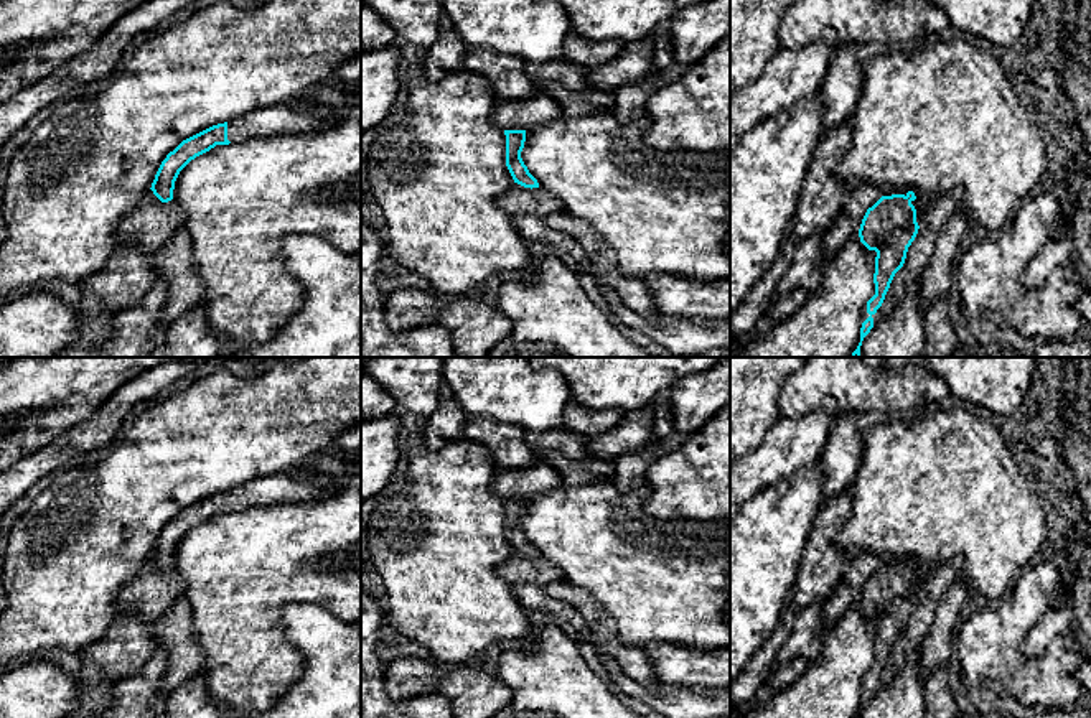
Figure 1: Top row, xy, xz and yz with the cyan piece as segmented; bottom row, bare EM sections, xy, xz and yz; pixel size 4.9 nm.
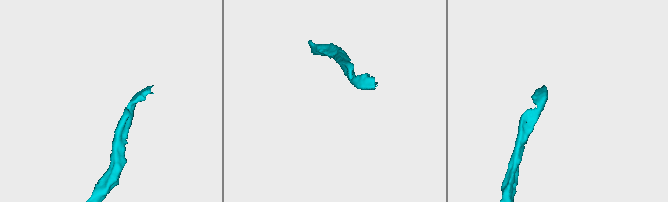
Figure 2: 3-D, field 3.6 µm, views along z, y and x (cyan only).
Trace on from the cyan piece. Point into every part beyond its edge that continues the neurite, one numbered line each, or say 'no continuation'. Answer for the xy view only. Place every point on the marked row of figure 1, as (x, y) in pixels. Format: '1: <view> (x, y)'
1: xy (280, 119)

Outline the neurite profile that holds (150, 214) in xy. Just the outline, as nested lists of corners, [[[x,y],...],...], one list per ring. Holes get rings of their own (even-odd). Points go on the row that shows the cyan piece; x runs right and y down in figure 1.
[[[152,189],[122,224],[124,237],[130,235],[138,249],[155,255],[175,231],[185,224],[183,209],[171,199],[162,203]]]

